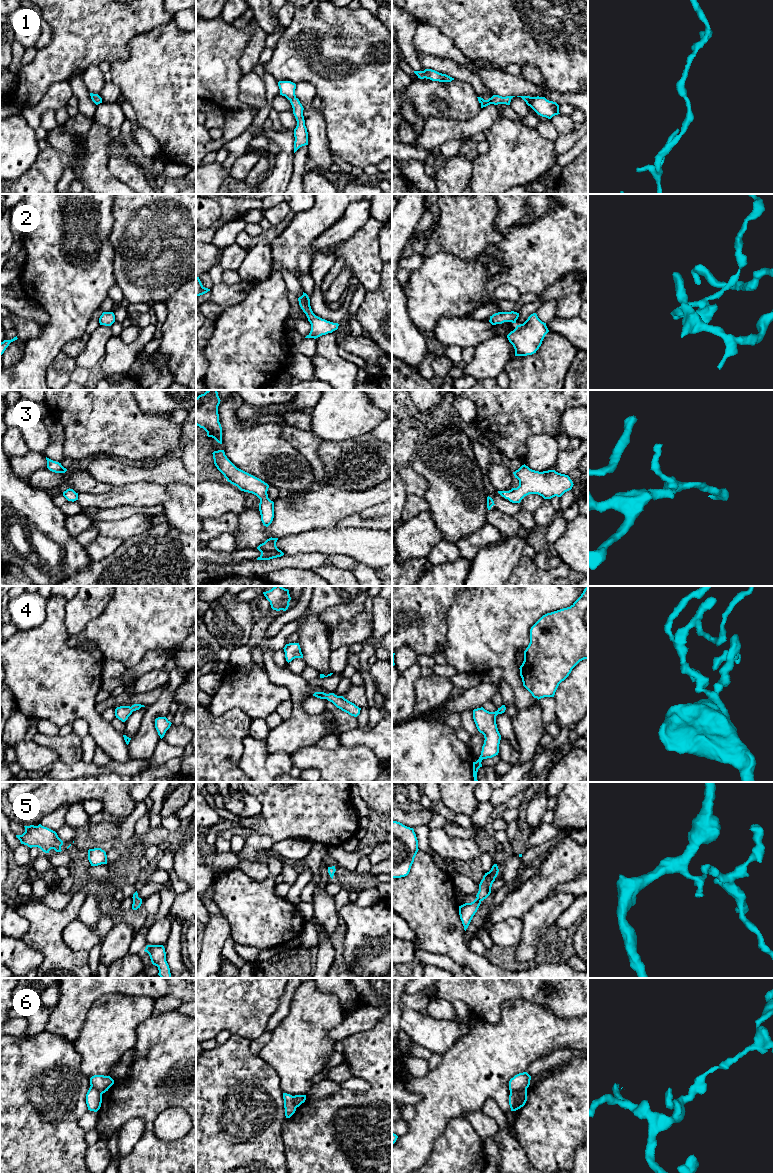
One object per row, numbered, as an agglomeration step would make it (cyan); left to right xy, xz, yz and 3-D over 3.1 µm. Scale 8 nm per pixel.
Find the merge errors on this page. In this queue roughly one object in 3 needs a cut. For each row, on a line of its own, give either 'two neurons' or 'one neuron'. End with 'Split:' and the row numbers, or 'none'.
1: one neuron
2: one neuron
3: one neuron
4: one neuron
5: one neuron
6: two neurons
Split: 6

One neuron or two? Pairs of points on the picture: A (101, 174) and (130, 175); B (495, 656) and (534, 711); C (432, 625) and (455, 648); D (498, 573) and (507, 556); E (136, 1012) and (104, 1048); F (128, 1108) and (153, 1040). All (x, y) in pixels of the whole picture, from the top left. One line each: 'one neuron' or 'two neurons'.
A: two neurons
B: two neurons
C: two neurons
D: one neuron
E: one neuron
F: one neuron

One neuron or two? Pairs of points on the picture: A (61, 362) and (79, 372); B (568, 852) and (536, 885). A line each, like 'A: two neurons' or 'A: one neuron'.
A: two neurons
B: one neuron

